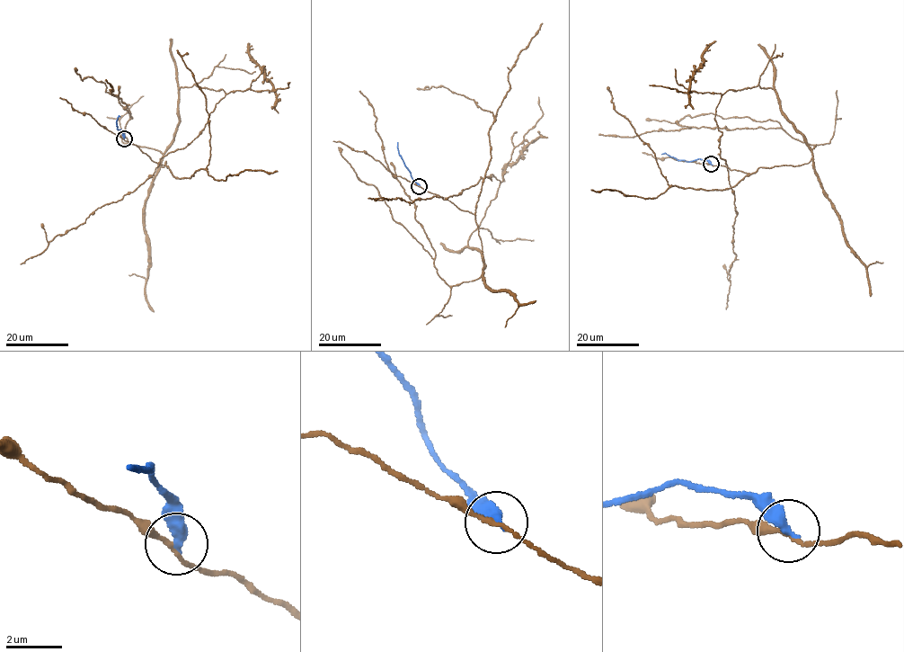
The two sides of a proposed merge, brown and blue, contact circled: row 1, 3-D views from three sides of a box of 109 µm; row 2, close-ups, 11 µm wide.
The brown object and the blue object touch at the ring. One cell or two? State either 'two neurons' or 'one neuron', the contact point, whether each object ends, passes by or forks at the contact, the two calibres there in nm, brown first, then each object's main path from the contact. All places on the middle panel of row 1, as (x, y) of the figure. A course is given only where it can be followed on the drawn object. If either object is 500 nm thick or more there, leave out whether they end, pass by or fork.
one neuron; place (419, 186); brown passes by; blue ends; calibres 140 and 460 nm; course brown (419, 186), (474, 213), (482, 273), (480, 252), (468, 239), (498, 190), (494, 174), (445, 199), (367, 199); course blue (419, 186), (398, 153), (397, 142)

